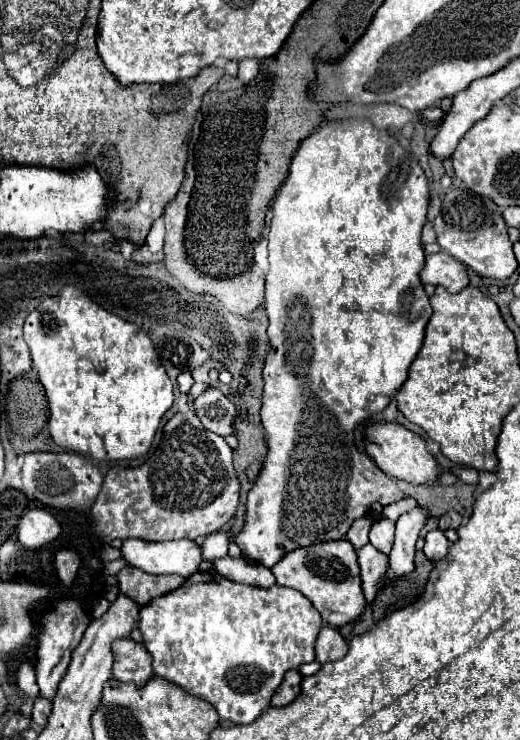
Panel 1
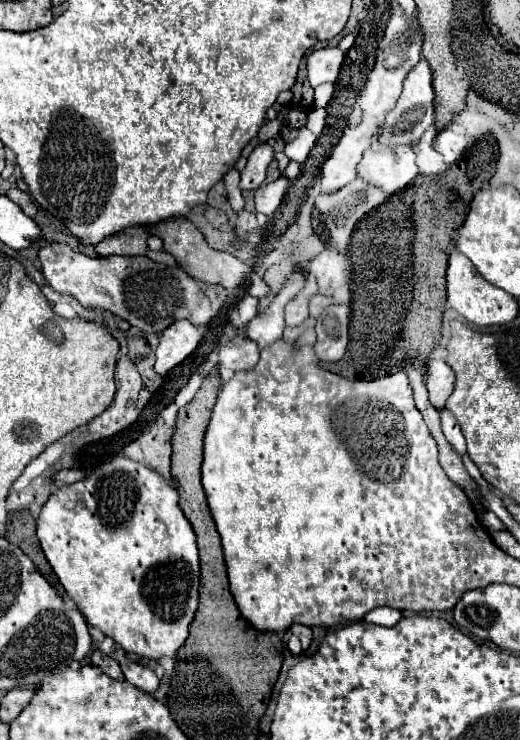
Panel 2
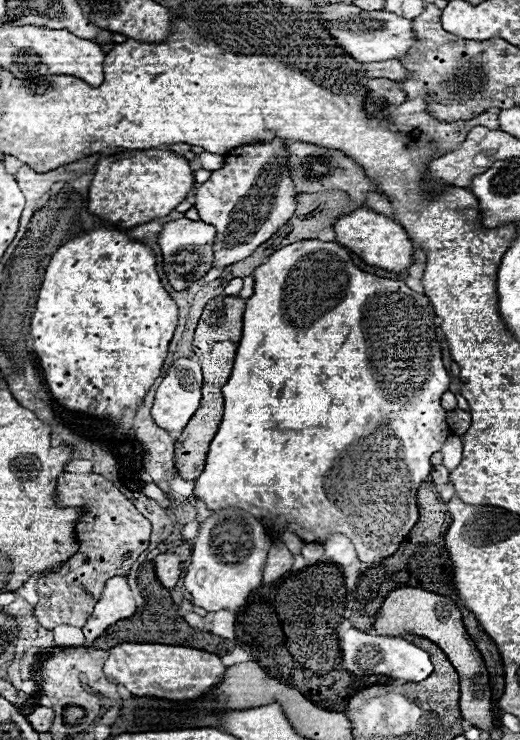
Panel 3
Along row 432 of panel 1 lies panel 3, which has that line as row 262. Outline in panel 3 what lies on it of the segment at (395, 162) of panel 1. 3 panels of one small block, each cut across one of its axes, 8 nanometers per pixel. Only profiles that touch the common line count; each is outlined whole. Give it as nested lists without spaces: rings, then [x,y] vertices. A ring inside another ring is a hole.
[[[302,240],[282,250],[274,252],[266,264],[254,270],[254,294],[246,300],[244,312],[244,330],[242,340],[236,352],[234,368],[230,380],[224,386],[224,416],[220,428],[210,442],[206,466],[202,474],[196,478],[194,496],[206,504],[208,510],[220,508],[242,508],[262,522],[268,536],[278,540],[276,532],[292,532],[302,542],[324,542],[328,534],[344,534],[352,540],[358,550],[358,556],[366,564],[380,564],[384,558],[392,556],[404,538],[410,534],[414,524],[418,522],[418,504],[416,492],[422,482],[426,482],[434,466],[430,456],[440,450],[446,438],[452,434],[446,424],[446,410],[440,406],[442,394],[450,386],[450,376],[442,362],[440,342],[436,336],[434,310],[430,300],[410,290],[402,280],[380,278],[360,270],[344,246],[336,242],[320,242],[320,240]],[[386,428],[386,436],[380,434]],[[282,516],[300,516],[300,518],[282,518]],[[312,518],[328,518],[328,520],[312,520]]]

